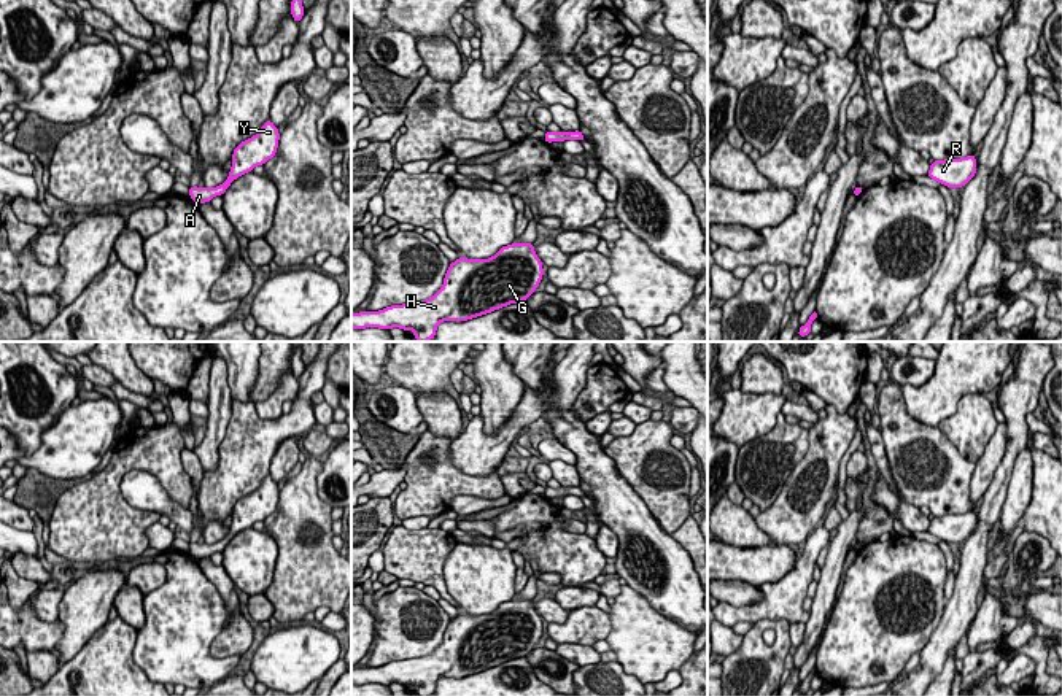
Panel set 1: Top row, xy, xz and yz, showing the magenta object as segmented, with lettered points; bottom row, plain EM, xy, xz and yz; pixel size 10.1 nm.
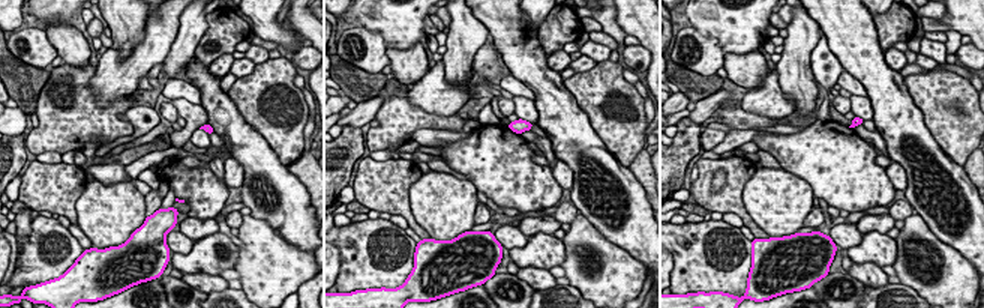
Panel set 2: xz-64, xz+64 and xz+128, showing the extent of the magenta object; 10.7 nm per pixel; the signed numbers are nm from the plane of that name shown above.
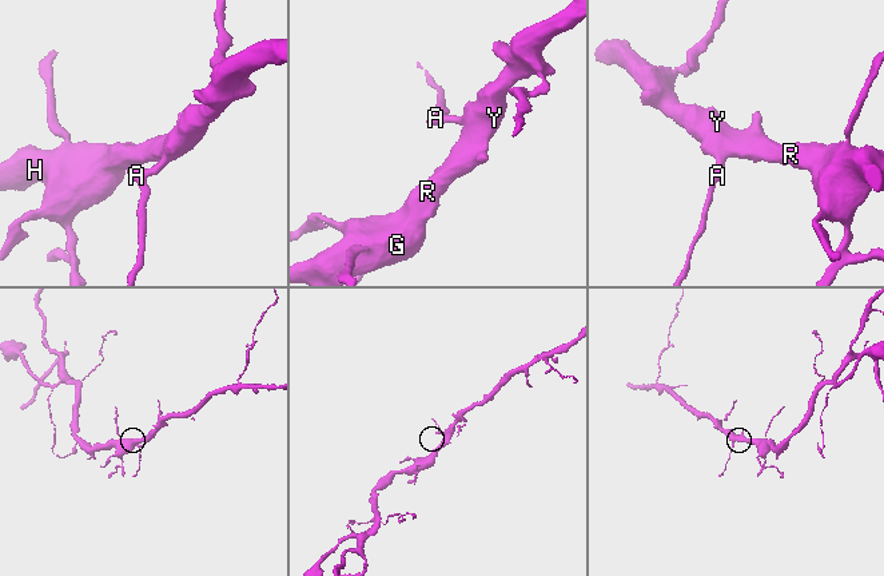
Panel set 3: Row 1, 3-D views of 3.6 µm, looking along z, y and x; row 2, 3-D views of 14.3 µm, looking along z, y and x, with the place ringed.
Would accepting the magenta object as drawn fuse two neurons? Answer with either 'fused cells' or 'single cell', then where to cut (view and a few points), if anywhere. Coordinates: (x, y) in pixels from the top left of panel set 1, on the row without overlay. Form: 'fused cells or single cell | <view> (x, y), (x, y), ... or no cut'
single cell | no cut

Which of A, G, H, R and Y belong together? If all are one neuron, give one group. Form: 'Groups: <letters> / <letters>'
Groups: A G H R Y

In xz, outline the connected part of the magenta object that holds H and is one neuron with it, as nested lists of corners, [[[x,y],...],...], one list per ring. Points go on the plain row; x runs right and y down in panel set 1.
[[[510,599],[490,615],[461,612],[450,620],[442,644],[428,656],[351,669],[351,685],[399,683],[432,696],[444,677],[467,677],[534,650],[544,631],[533,599]]]

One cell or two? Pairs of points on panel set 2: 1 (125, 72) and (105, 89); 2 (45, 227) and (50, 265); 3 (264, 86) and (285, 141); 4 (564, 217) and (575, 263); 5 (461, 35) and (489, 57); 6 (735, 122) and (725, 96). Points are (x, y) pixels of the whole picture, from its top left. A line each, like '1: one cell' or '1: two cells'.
1: one cell
2: one cell
3: one cell
4: two cells
5: two cells
6: two cells

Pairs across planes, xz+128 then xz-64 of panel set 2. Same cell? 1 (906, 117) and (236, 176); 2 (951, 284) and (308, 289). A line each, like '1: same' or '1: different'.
1: different
2: different

